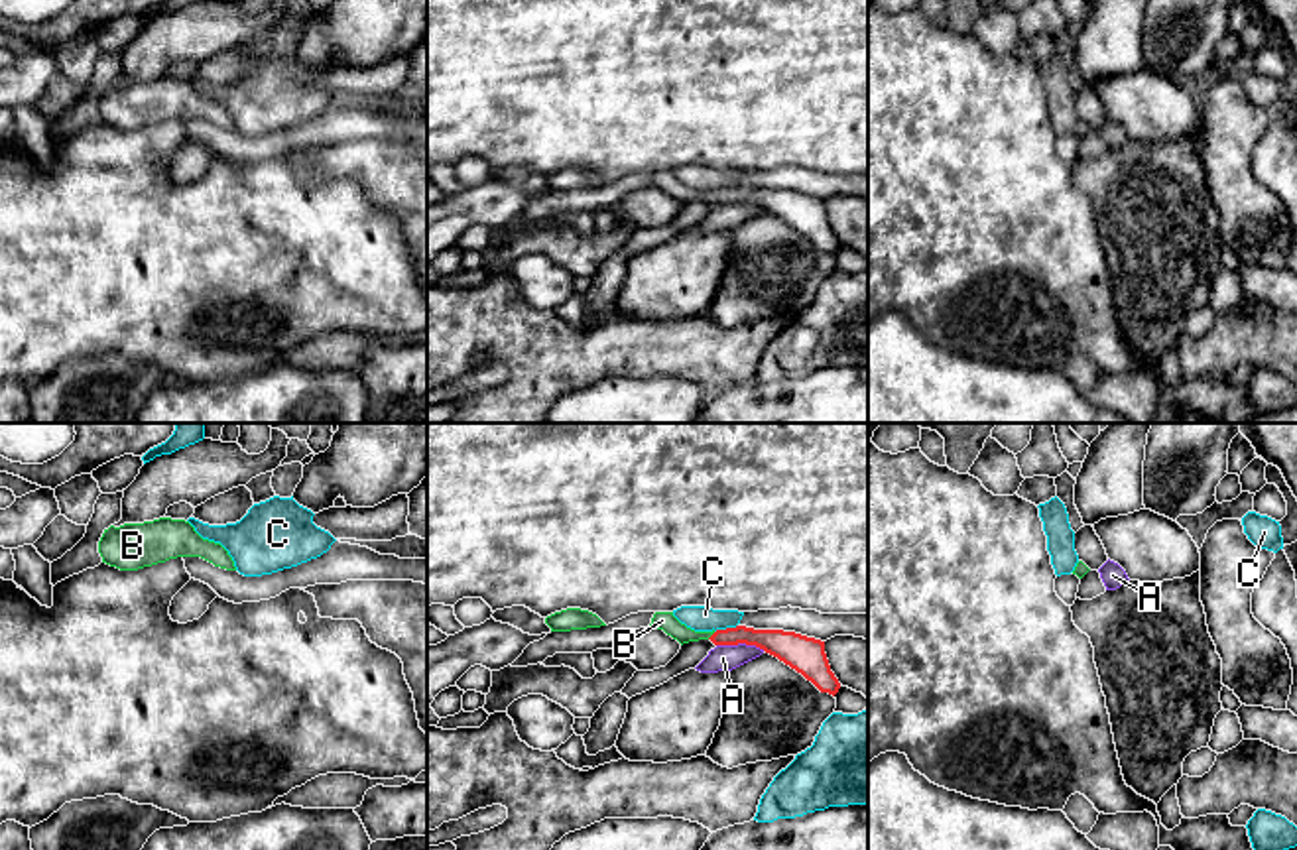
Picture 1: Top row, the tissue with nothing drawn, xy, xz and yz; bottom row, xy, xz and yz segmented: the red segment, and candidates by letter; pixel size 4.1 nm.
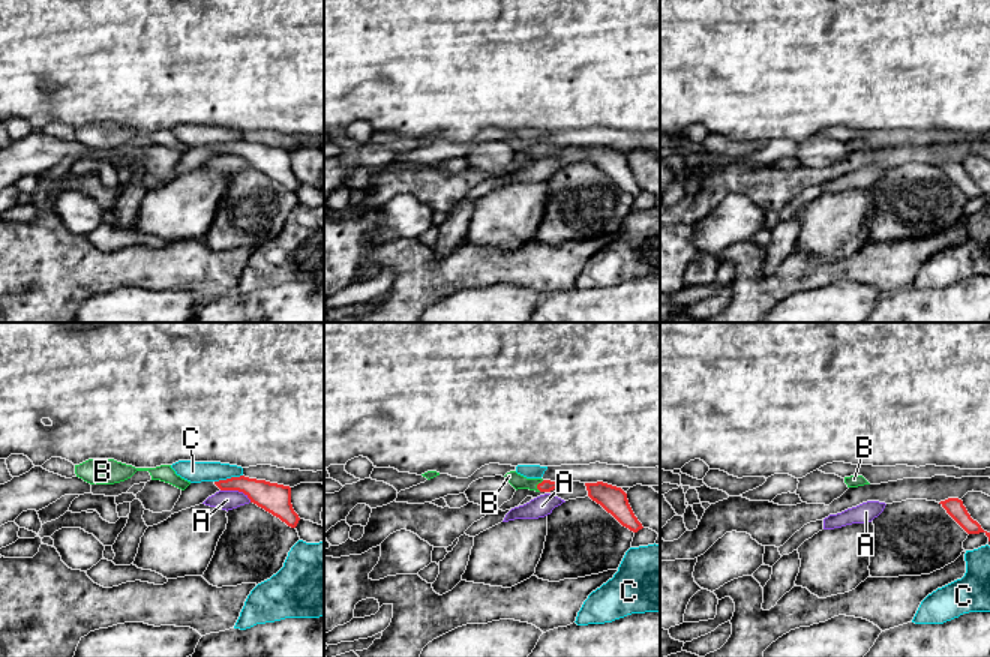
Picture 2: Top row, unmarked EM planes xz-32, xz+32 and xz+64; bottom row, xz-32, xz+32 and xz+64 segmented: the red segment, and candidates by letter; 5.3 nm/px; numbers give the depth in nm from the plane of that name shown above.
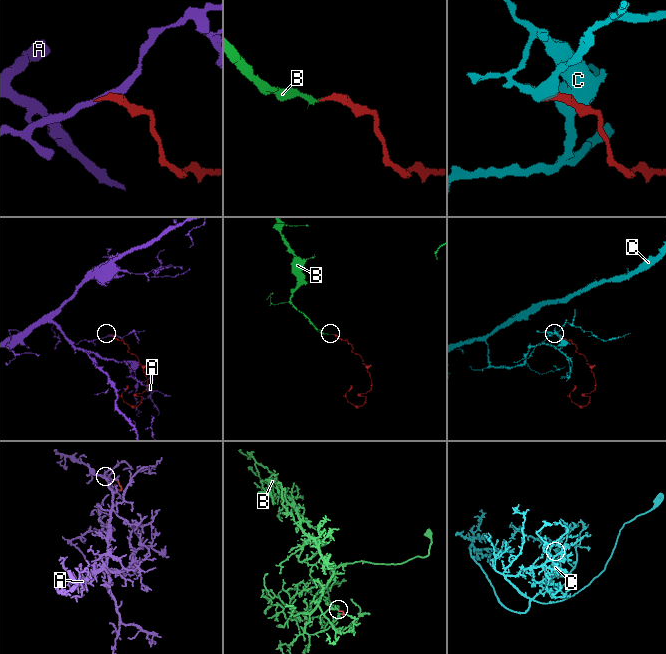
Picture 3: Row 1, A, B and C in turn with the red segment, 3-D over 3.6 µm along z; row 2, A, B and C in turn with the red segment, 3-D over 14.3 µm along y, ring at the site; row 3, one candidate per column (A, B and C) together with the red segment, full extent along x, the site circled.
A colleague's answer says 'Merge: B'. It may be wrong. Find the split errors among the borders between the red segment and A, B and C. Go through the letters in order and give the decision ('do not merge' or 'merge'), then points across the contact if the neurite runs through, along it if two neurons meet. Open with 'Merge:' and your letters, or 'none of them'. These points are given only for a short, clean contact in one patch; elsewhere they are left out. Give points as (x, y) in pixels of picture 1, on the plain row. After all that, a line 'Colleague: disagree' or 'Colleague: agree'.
Merge: B
A: do not merge
B: merge | across xz (772, 201), (750, 195), (713, 193), (681, 193), (662, 180)
C: do not merge | along xz (737, 183), (715, 191)
Colleague: agree

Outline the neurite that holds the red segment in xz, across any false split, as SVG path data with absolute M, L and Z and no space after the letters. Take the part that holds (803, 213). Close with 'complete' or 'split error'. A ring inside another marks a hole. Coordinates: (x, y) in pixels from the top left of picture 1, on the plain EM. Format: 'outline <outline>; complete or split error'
outline M655 171L649 187L663 189L667 195L677 199L681 205L699 199L710 199L714 205L756 205L766 212L777 216L807 240L811 240L821 252L836 254L840 248L838 238L831 230L825 201L807 197L795 191L783 189L754 189L746 185L695 191L681 183L673 171Z; split error

